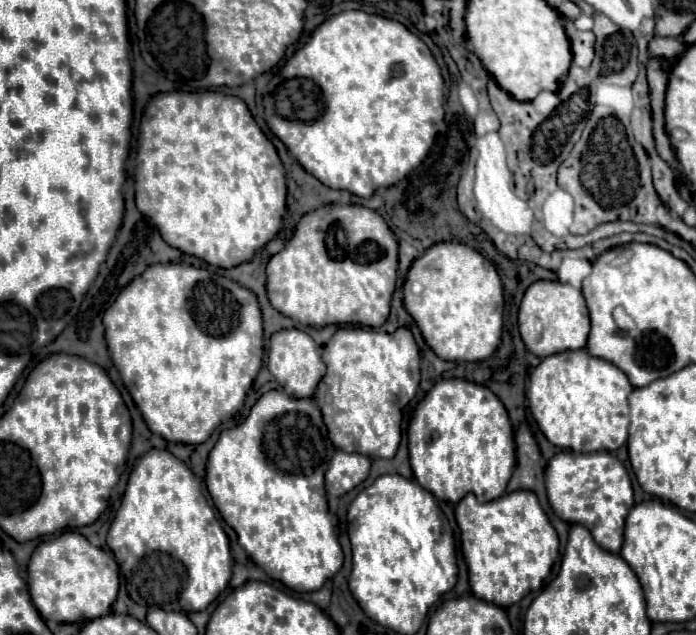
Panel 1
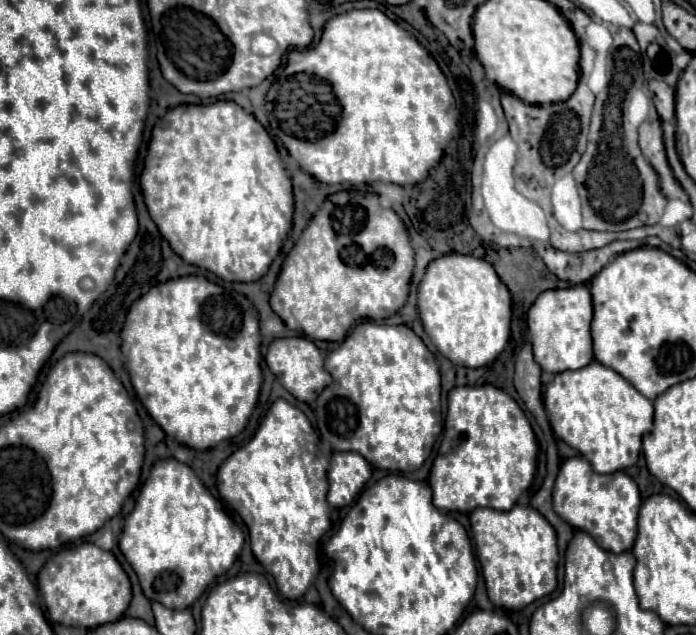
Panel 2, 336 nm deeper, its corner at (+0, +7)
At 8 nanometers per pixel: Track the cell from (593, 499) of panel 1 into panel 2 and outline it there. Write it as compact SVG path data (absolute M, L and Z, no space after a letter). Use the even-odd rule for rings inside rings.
M573 456L561 464L553 488L553 508L573 528L593 534L593 540L603 550L621 554L633 548L637 536L639 506L639 488L625 472L597 474L583 456Z

